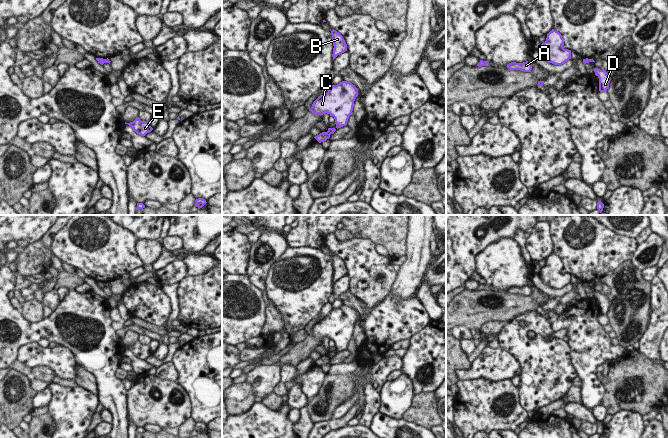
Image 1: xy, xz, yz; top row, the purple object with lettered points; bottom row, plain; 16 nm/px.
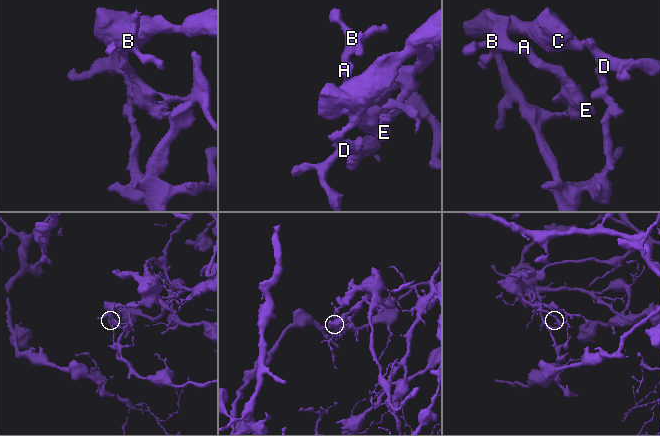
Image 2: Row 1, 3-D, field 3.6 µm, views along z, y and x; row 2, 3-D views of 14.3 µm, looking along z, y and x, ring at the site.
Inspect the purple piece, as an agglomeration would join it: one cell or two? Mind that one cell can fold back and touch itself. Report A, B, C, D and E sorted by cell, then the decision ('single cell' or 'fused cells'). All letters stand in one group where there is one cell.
groups A B D E / C; fused cells

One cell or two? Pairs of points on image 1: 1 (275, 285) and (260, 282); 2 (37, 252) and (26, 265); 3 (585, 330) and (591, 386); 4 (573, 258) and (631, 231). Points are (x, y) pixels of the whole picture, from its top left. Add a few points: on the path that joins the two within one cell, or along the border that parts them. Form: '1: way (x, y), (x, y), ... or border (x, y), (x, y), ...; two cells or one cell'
1: border (275, 261), (267, 277), (266, 292); two cells
2: way (36, 255), (29, 262); one cell
3: way (586, 344), (587, 372); one cell
4: border (603, 225), (618, 234), (635, 239); two cells

